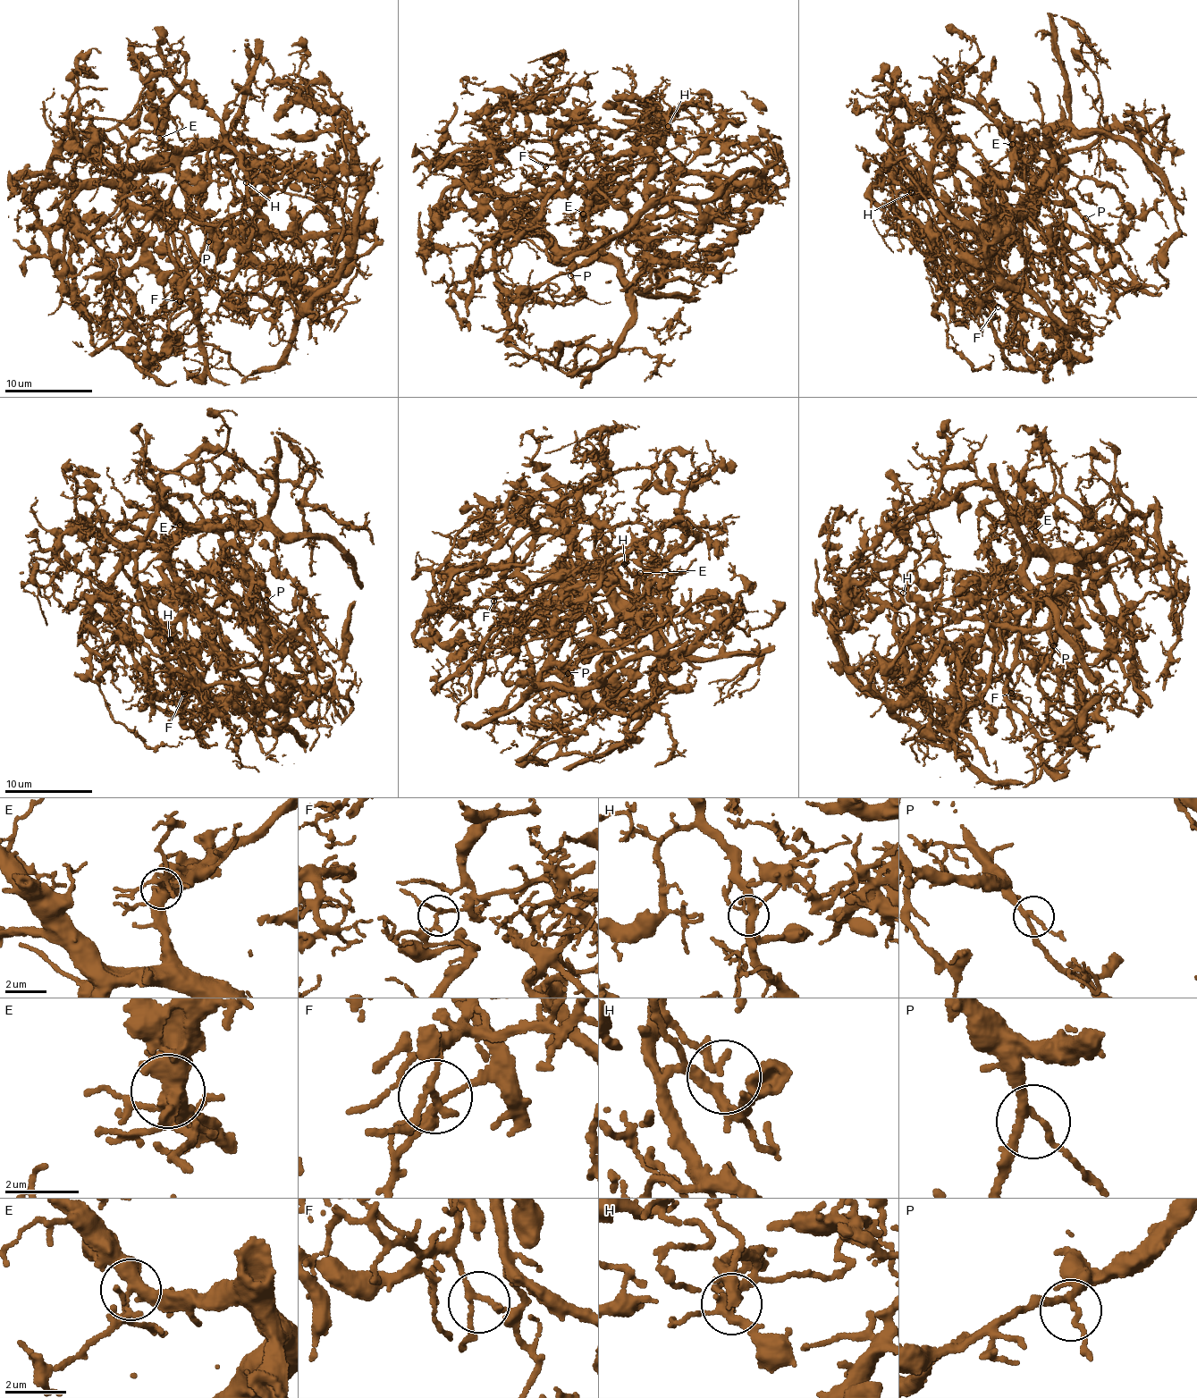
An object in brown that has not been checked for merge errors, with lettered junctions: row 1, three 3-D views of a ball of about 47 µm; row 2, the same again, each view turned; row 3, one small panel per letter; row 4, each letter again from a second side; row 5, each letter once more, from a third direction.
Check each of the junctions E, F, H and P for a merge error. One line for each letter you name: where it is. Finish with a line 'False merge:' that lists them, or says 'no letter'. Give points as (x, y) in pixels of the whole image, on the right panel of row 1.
False merge: no letter

